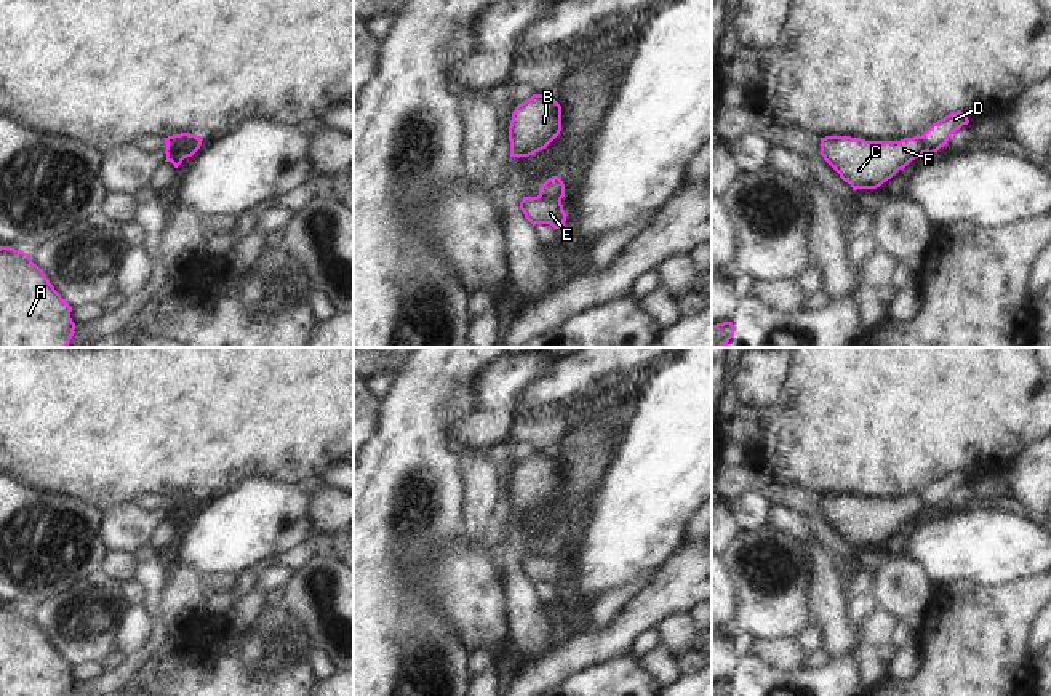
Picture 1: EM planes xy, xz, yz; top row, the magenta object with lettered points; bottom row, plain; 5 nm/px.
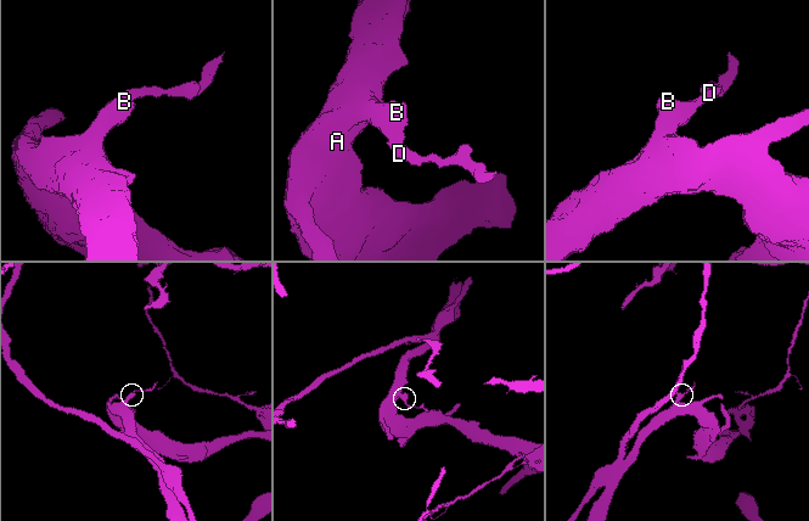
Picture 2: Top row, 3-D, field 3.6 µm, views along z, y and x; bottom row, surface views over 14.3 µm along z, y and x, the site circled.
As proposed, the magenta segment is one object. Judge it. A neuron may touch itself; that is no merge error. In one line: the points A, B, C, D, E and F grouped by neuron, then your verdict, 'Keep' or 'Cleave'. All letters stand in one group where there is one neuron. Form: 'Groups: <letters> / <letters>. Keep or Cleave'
Groups: A B C F / D E. Cleave.

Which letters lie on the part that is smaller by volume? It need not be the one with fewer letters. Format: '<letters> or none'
D, E

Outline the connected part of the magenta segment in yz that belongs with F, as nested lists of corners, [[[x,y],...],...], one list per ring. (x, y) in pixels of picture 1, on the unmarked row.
[[[920,493],[901,499],[821,496],[821,514],[853,549],[880,546],[923,512],[926,506]]]

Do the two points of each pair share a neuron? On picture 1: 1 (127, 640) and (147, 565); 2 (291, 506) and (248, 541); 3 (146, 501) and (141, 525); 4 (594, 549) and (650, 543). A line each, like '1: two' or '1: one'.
1: two
2: one
3: two
4: one

